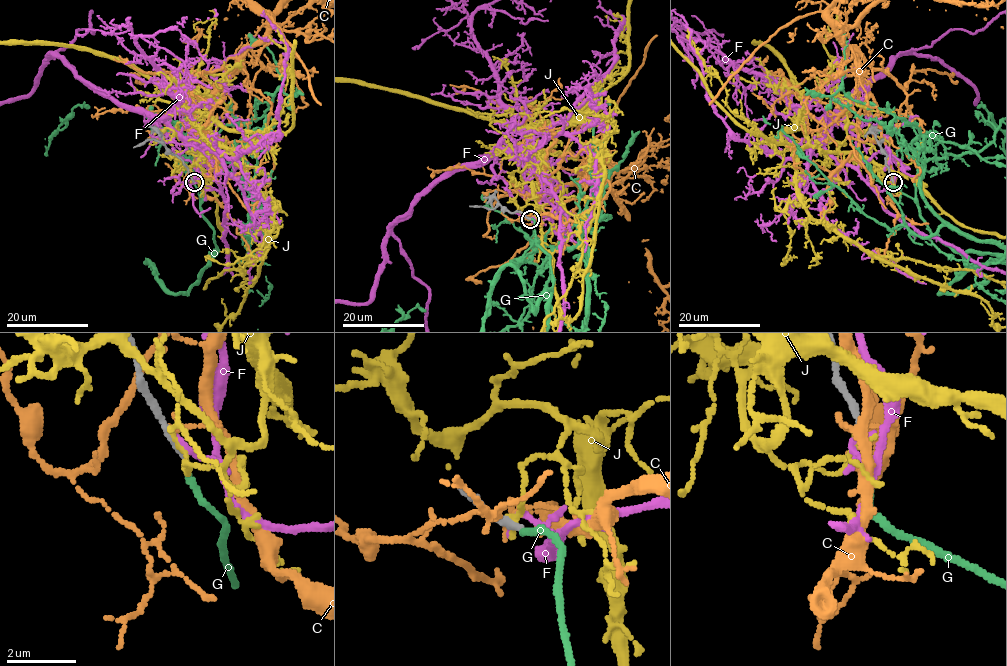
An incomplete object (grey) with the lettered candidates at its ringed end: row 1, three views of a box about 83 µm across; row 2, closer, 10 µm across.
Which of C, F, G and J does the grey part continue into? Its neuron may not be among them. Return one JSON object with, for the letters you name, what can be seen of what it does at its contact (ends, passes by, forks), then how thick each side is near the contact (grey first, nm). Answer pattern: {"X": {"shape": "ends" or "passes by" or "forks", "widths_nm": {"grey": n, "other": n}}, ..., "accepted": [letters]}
{"G": {"shape": "ends", "widths_nm": {"grey": 170, "other": 170}}, "accepted": ["G"]}

